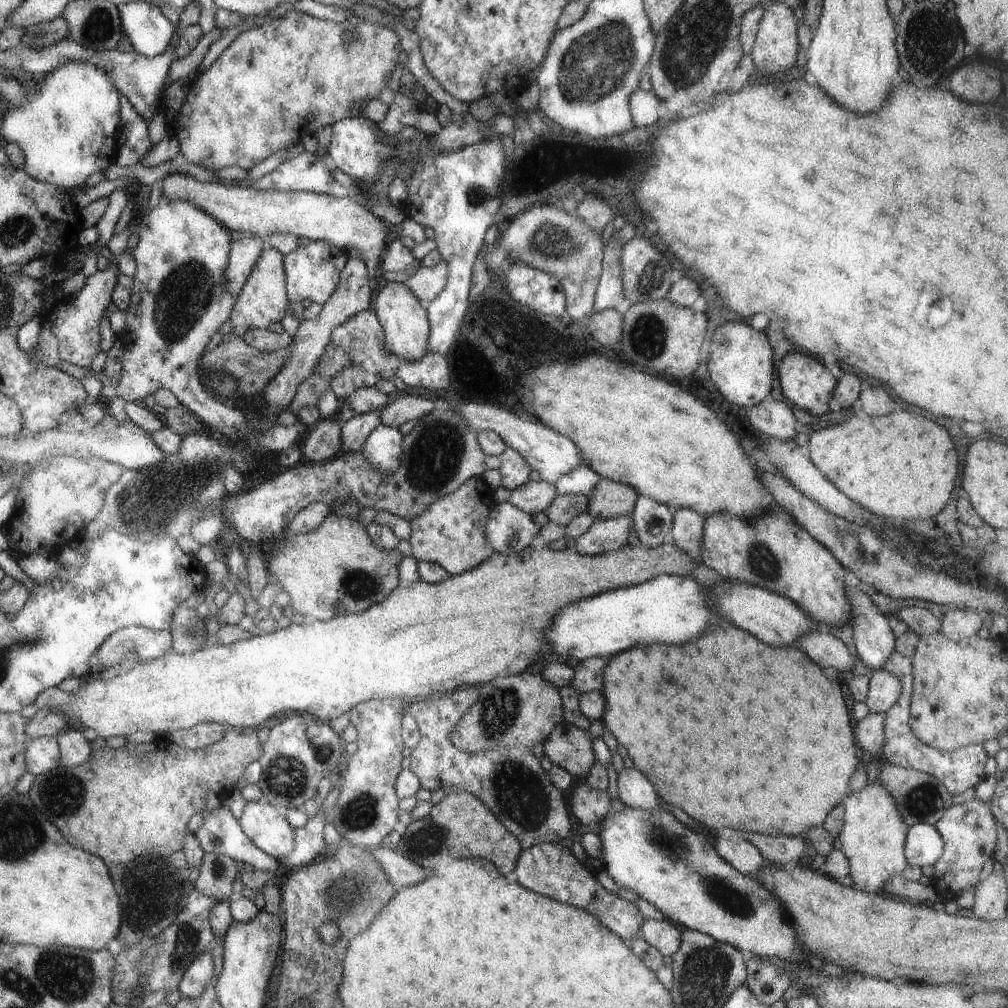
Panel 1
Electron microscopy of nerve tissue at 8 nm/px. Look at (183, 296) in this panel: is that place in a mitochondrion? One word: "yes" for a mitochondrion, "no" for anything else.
yes

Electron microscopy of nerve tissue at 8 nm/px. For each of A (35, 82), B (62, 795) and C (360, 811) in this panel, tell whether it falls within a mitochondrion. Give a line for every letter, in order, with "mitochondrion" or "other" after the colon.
A: other
B: mitochondrion
C: mitochondrion

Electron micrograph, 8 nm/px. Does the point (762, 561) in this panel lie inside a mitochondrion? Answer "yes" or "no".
yes

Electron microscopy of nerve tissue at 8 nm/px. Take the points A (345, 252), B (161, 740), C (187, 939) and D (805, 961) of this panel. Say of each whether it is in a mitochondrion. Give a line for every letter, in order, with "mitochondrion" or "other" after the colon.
A: other
B: other
C: mitochondrion
D: other

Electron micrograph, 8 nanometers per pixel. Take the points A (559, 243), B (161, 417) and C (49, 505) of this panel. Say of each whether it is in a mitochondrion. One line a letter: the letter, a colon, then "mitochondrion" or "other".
A: mitochondrion
B: other
C: other

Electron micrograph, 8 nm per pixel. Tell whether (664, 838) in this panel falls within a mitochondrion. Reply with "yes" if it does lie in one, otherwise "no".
yes

